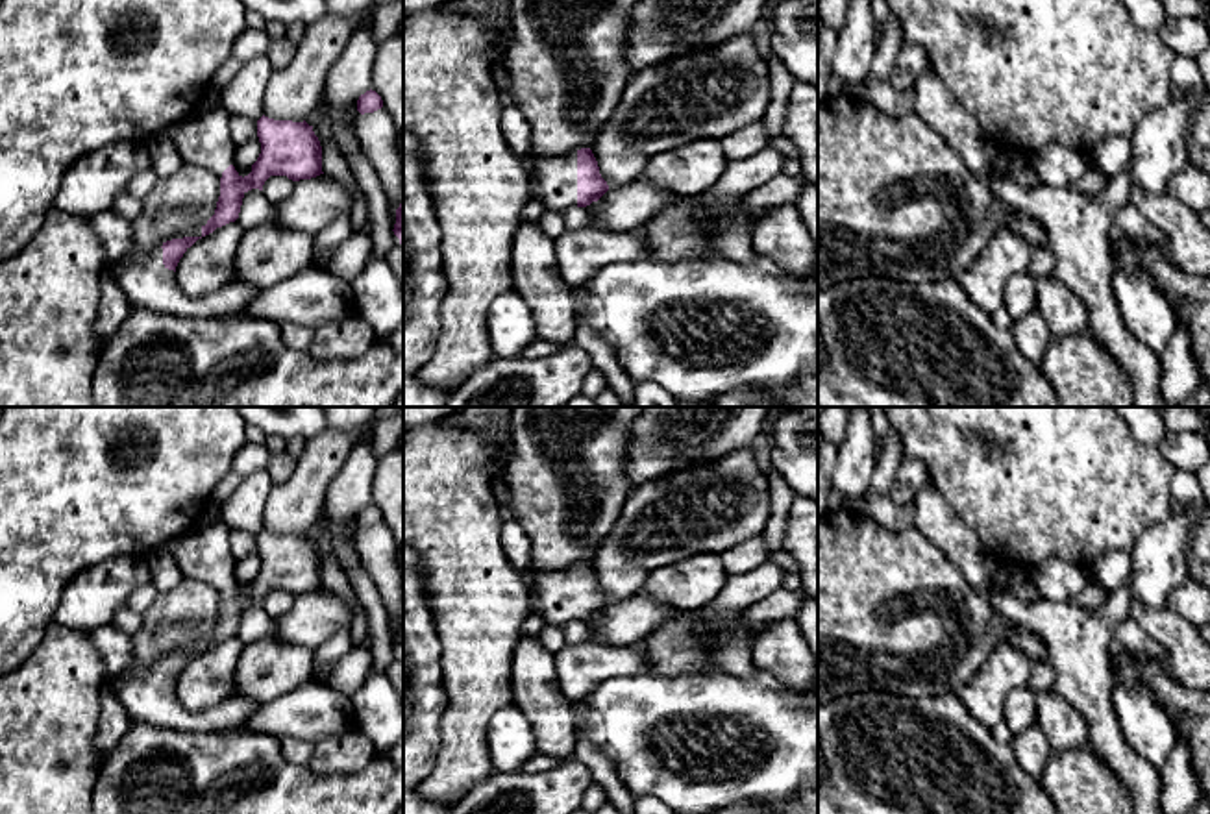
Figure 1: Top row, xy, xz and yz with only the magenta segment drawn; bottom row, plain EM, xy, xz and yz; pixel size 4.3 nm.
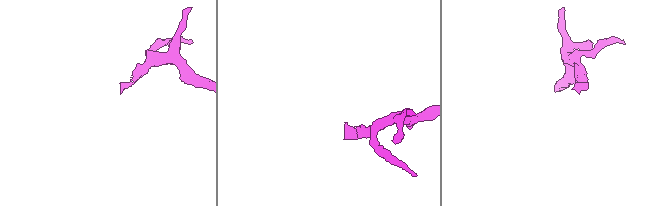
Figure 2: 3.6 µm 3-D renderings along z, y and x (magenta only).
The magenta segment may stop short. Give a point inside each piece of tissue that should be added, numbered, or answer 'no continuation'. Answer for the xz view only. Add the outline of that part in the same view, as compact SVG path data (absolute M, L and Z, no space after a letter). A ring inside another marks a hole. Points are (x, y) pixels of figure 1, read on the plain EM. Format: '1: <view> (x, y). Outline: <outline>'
1: xz (554, 594). Outline: M577 566L564 572L537 572L531 588L531 614L540 614L549 625L577 622Z

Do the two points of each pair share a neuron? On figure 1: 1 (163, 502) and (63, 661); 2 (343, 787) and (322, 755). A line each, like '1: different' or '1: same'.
1: different
2: different

